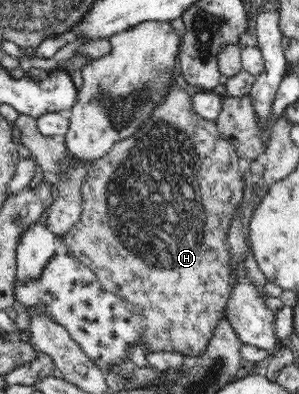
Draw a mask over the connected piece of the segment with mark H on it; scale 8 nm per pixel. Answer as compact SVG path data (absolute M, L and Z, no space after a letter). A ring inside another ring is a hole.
M176 85L169 88L165 99L154 109L153 115L150 116L146 124L137 130L134 136L118 141L102 158L96 158L91 164L92 169L88 171L81 188L84 209L82 209L80 222L72 227L72 230L64 238L69 249L68 253L88 266L90 271L98 277L98 281L104 289L116 292L118 296L139 310L145 323L146 343L154 353L166 351L186 357L197 357L204 354L213 336L213 328L217 327L218 321L223 318L226 298L231 290L231 263L225 237L235 209L244 196L244 180L240 174L243 165L244 162L238 156L234 145L221 134L218 123L202 118L194 110L192 97Z

